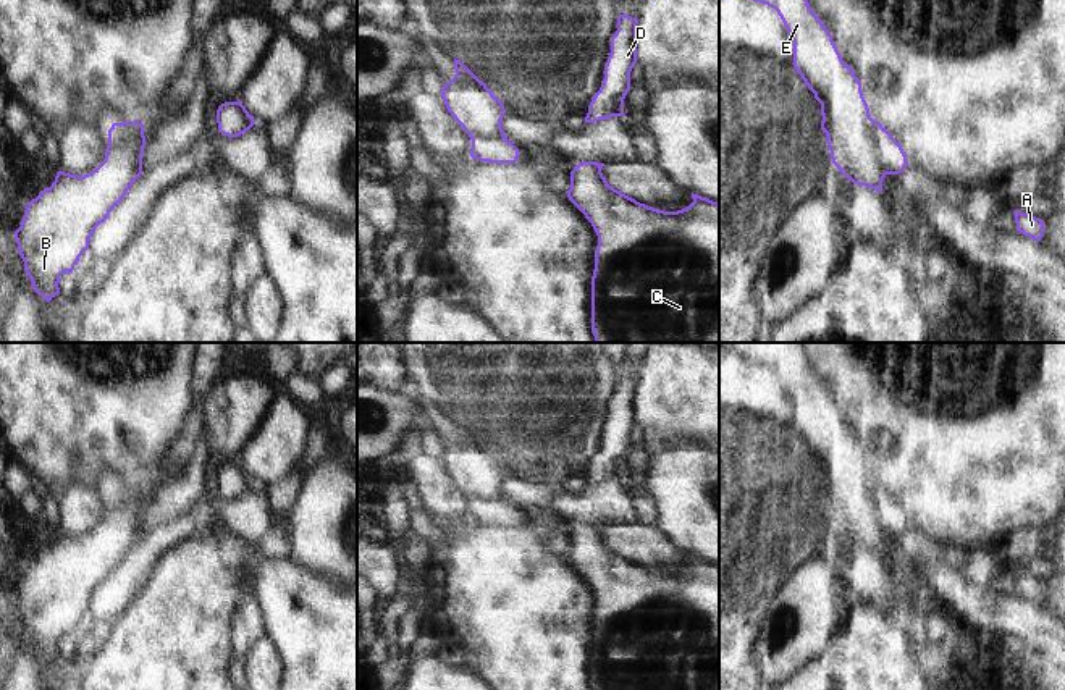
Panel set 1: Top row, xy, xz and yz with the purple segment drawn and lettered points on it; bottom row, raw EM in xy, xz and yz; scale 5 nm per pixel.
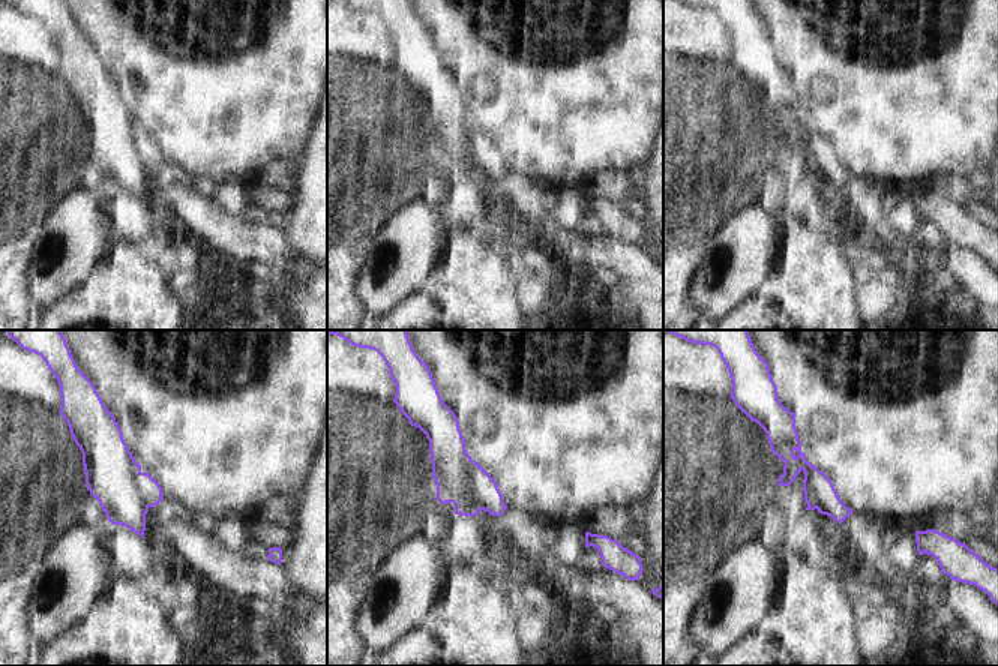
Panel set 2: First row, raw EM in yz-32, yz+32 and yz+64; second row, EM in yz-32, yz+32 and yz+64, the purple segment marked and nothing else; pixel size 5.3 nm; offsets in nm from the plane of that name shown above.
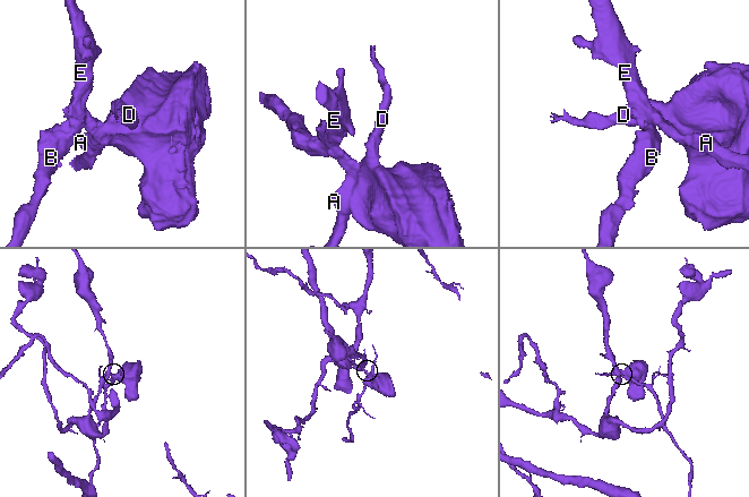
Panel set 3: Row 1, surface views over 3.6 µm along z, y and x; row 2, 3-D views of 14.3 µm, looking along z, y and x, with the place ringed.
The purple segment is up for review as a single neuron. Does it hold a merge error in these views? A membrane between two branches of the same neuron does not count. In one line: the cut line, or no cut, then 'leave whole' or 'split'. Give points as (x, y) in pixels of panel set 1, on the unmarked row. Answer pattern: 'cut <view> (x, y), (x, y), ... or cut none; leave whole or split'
cut yz (871, 482), (871, 492), (878, 498), (876, 519), (888, 535); split

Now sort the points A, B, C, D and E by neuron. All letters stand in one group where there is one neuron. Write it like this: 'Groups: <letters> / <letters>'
Groups: A C D / B E.

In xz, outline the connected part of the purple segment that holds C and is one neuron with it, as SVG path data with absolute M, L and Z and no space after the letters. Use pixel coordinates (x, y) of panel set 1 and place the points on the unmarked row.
M582 524L570 533L569 562L591 585L598 608L591 638L591 690L719 690L719 566L692 554L693 564L677 574L664 574L637 564L608 546L601 535L604 525Z

